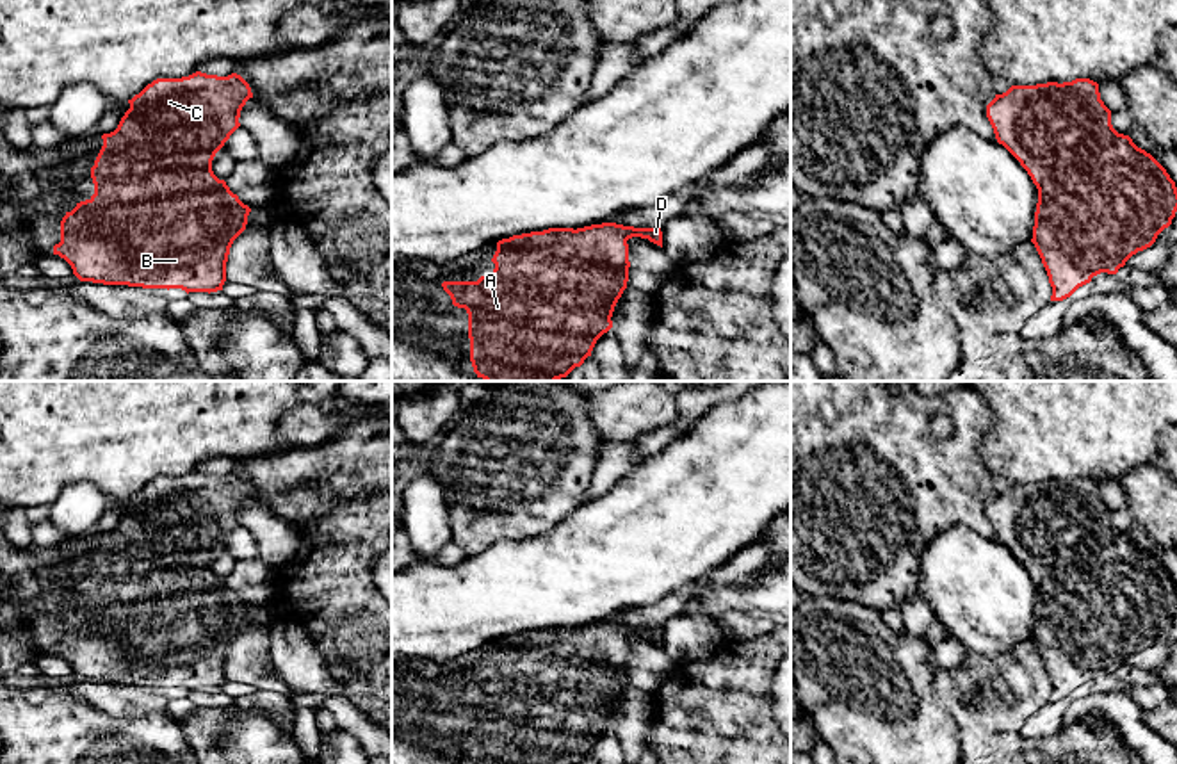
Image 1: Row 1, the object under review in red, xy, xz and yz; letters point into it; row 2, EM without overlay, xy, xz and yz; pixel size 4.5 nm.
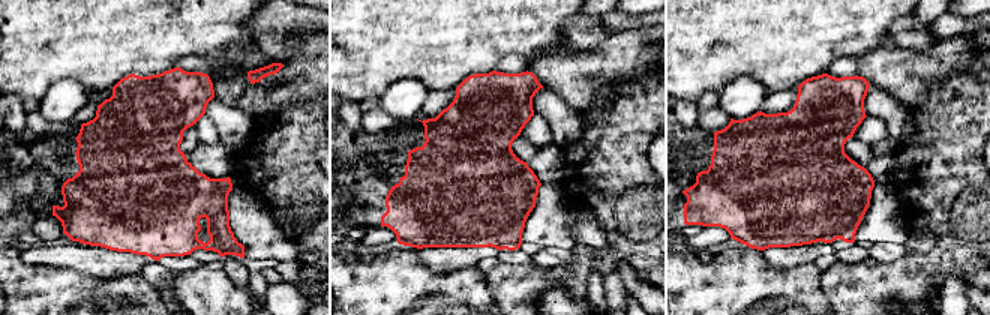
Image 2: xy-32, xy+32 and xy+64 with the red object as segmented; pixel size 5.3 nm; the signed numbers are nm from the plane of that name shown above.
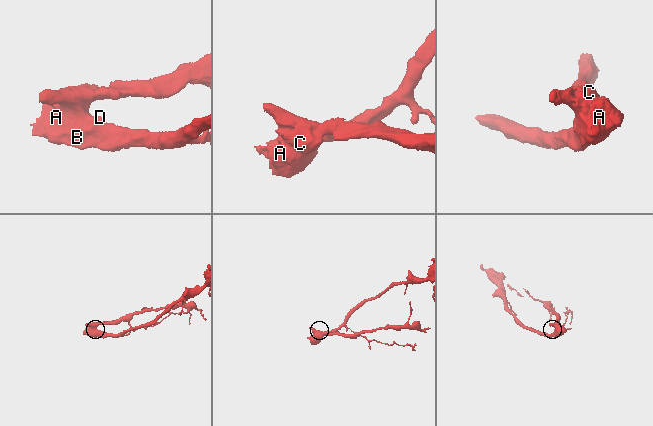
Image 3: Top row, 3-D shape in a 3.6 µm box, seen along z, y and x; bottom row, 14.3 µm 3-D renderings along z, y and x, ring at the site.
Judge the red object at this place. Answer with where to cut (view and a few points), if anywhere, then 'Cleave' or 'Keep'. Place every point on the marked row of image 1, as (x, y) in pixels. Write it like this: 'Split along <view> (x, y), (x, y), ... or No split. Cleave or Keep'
Split along xy (218, 178), (168, 196), (89, 200). Cleave

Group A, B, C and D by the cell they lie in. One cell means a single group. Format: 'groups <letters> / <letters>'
groups A B D / C

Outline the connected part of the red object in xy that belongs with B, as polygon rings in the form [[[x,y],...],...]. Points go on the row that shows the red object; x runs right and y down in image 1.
[[[219,178],[183,183],[169,198],[144,191],[119,205],[85,199],[62,217],[53,255],[64,258],[80,281],[210,294],[223,290],[230,248],[246,230],[249,212]]]

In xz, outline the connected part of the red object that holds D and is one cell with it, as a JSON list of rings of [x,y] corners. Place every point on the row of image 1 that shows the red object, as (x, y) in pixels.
[[[616,223],[573,230],[573,276],[570,281],[509,281],[484,274],[477,281],[443,281],[452,305],[468,313],[470,362],[484,381],[557,381],[580,367],[597,340],[613,328],[613,312],[629,281],[629,244],[632,237],[648,239],[662,248],[661,228],[634,228]]]

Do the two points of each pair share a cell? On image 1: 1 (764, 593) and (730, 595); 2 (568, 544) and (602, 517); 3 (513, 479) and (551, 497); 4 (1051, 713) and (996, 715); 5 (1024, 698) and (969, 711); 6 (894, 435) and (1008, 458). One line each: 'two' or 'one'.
1: one
2: one
3: one
4: two
5: one
6: two

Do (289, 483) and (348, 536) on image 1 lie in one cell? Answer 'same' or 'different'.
different

